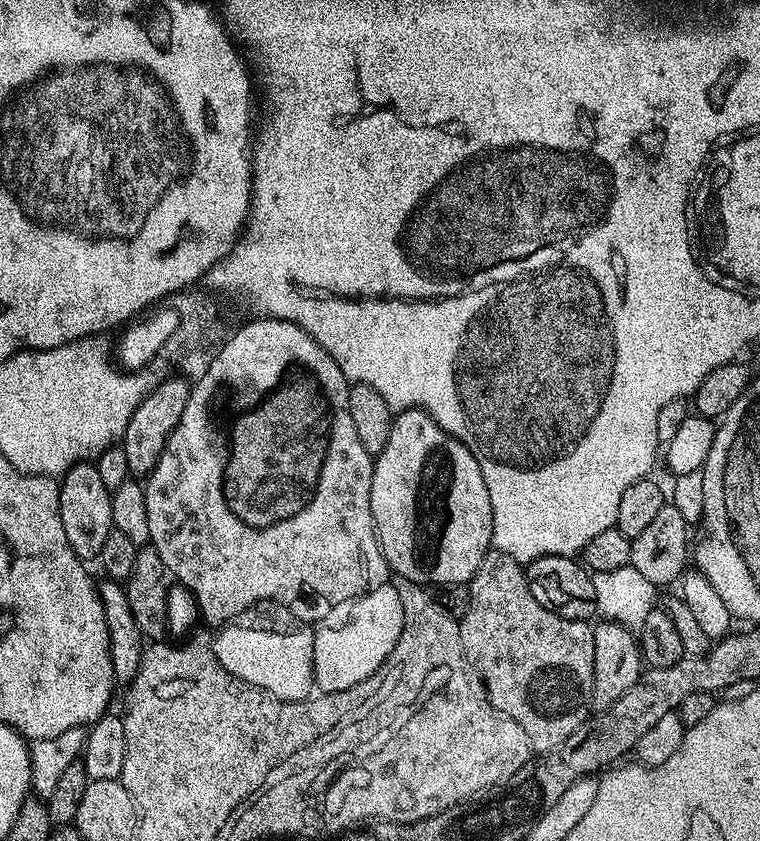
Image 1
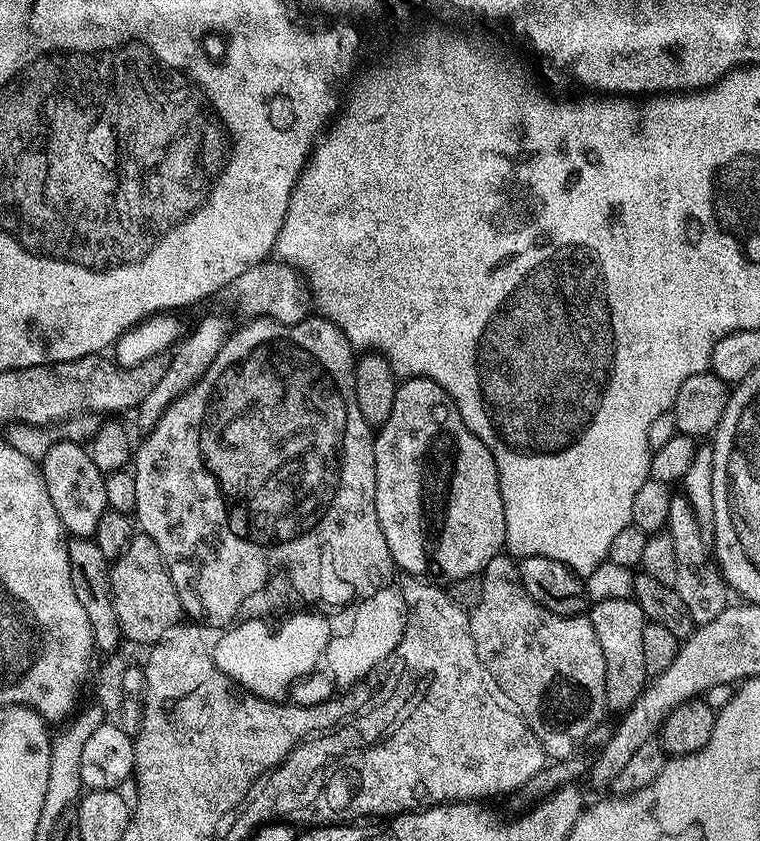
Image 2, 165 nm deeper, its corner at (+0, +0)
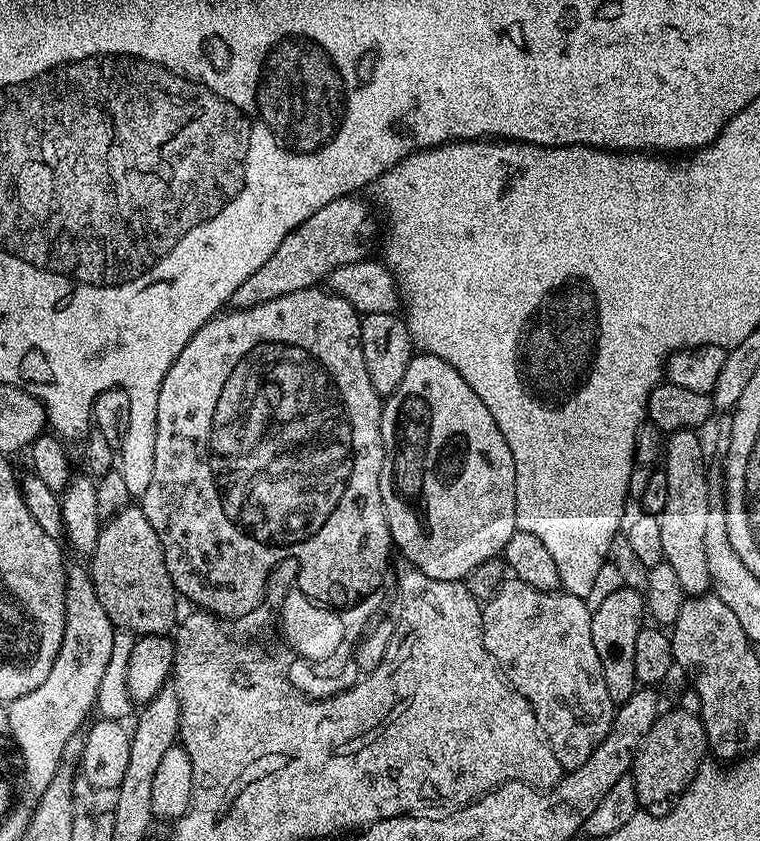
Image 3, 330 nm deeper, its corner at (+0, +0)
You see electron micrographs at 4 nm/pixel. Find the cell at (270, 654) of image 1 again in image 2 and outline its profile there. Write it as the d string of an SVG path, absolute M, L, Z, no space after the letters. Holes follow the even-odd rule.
M300 616L289 621L281 632L272 636L260 624L246 624L232 635L224 637L217 649L215 664L245 691L268 700L281 694L287 684L300 680L305 669L311 669L316 658L327 648L328 626L316 617Z

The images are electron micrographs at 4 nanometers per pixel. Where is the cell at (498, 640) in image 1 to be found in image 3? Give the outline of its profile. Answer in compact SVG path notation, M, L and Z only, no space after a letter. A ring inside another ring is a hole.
M515 578L505 579L503 586L483 605L482 638L486 650L500 665L505 680L516 689L534 710L538 726L554 750L561 769L580 768L594 754L594 750L608 736L614 715L610 693L606 691L606 674L602 674L602 662L598 662L598 650L594 650L594 634L590 634L592 609L583 595L567 590L543 592L526 586Z

